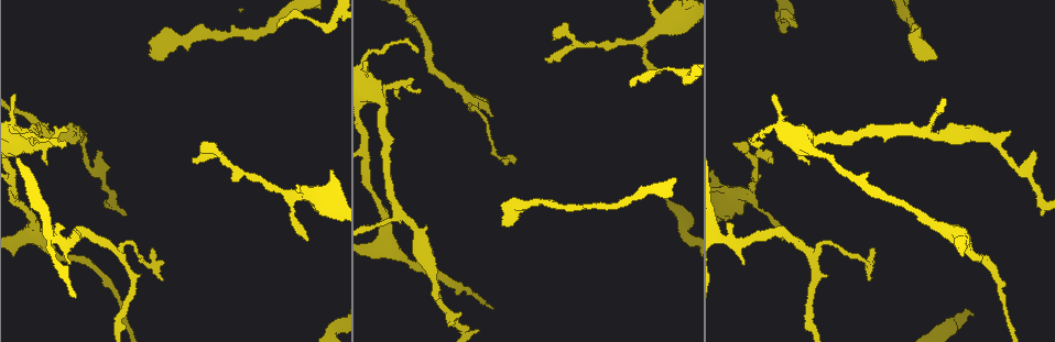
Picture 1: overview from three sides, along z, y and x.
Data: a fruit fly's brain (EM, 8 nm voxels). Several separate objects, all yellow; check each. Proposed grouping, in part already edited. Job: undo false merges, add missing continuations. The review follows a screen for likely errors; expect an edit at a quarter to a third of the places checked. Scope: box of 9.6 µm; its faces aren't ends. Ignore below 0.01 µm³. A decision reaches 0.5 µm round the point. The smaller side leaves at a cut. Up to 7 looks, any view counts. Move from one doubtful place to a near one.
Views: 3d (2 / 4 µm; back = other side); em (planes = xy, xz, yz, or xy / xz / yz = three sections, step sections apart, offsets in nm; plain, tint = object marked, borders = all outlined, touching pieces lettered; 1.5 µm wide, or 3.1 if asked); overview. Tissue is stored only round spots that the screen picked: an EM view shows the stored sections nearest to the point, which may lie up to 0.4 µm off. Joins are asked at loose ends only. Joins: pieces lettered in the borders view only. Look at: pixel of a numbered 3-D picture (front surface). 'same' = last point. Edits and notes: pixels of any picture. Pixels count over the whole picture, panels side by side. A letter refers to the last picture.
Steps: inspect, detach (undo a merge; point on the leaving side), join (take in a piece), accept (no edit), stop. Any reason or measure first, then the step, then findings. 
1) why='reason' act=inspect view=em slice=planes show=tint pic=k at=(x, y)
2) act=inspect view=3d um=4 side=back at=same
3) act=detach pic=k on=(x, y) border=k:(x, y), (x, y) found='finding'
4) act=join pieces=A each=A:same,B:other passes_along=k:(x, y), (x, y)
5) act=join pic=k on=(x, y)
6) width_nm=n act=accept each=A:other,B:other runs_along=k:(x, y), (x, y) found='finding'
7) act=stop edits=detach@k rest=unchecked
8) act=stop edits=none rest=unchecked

why='branch stops here' act=inspect view=em slice=planes show=borders pic=1 at=(151, 250)

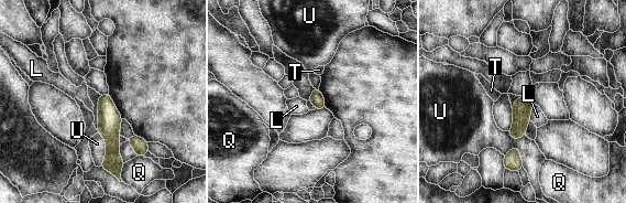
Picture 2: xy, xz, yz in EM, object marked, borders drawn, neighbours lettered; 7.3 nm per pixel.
width_nm=100 longest_contact=U:260nm act=accept each=L:other,Q:other,T:other,U:other found='no lettered piece goes on from it'

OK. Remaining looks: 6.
why='branch stops here' act=inspect view=em slice=yz step=8 show=borders pic=1 at=(436, 299)

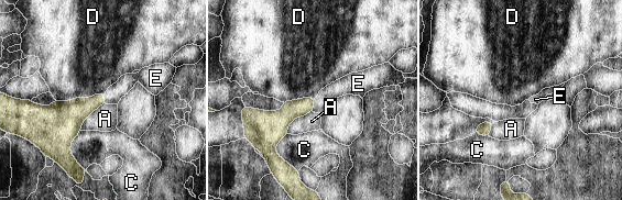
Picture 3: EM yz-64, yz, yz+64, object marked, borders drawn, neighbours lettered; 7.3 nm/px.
act=join pieces=E each=A:other,C:other,D:other,E:same passes_along=3:(298, 108), (314, 104), (341, 87) found='the neuron continues'

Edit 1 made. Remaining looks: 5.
act=inspect view=overview

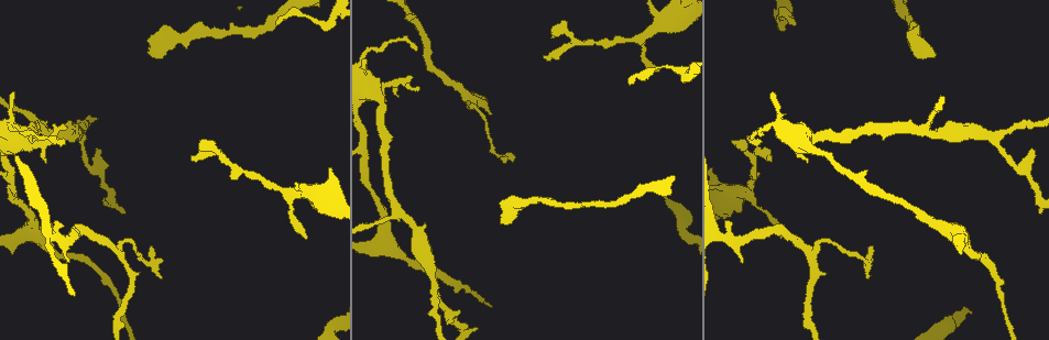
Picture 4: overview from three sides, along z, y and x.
why='an open end' act=inspect view=em slice=planes show=plain pic=4 at=(556, 36)

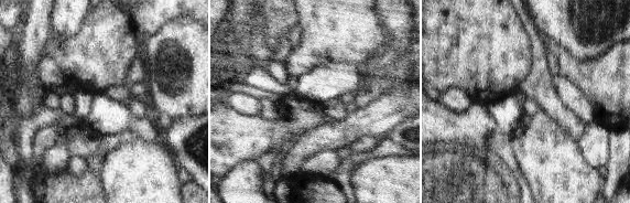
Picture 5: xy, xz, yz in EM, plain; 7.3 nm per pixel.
act=inspect view=em slice=planes show=borders at=same

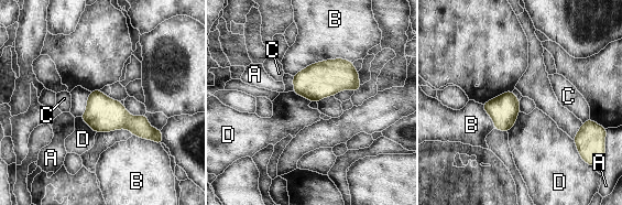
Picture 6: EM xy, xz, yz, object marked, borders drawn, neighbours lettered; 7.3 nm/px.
act=accept each=A:other,B:other,C:other,D:other border=6:(520, 111), (515, 122), (506, 131) found='no lettered piece goes on from it'

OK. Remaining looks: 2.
act=stop edits=join@3 rest=unchecked

